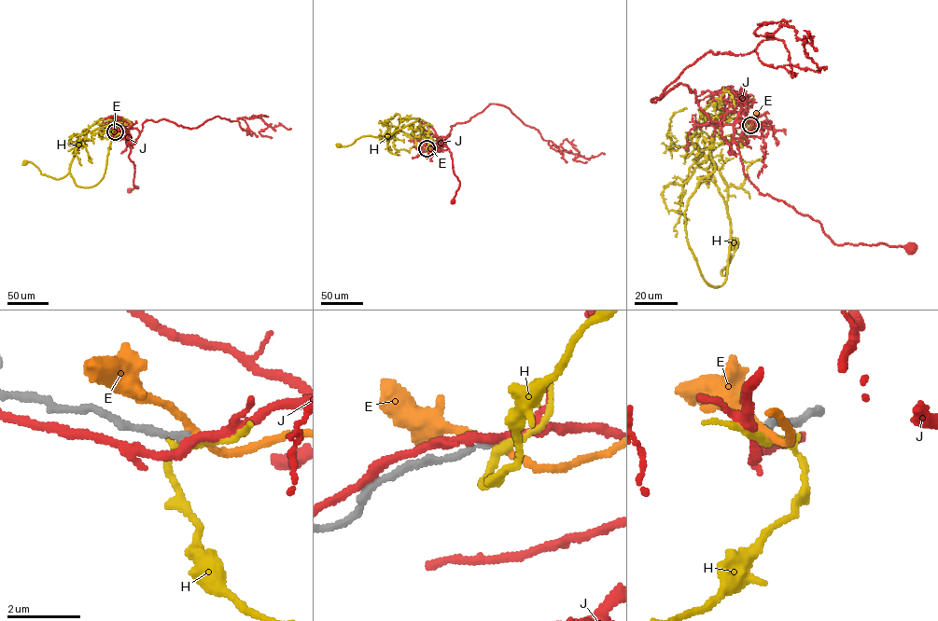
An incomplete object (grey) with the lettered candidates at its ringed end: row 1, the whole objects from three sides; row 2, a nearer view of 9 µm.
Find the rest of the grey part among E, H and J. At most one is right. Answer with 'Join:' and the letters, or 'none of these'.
Join: none of these

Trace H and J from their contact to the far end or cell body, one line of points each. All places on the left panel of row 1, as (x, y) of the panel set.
H: (115, 131), (93, 186), (25, 161)
J: (115, 131), (128, 131), (131, 137), (129, 157), (134, 165), (133, 185), (138, 187), (130, 190)

